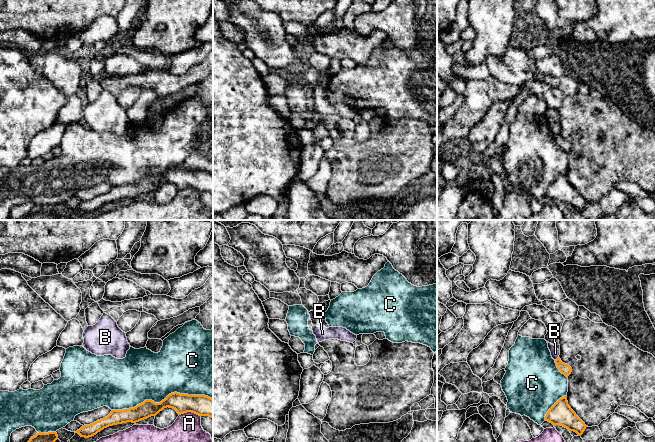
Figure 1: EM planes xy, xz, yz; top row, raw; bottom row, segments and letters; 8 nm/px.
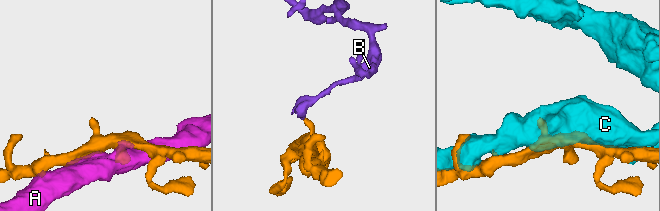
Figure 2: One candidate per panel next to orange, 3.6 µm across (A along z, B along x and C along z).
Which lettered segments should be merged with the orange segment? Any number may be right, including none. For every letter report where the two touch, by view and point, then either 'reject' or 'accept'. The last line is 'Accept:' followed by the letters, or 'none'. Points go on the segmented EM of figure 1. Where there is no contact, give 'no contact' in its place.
A: contact xy (190, 411); reject
B: contact yz (556, 359); reject
C: contact xy (162, 400); reject
Accept: none

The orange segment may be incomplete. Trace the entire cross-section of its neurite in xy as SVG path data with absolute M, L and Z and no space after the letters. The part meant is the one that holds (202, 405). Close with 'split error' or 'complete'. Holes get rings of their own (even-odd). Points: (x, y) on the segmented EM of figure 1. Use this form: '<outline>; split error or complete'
M177 392L169 394L160 403L152 400L145 400L134 408L123 410L112 410L111 413L100 420L84 425L75 433L81 437L89 438L109 426L132 422L136 423L156 416L164 408L173 408L179 415L192 412L199 416L209 416L213 418L213 399L205 395L188 395Z; complete

